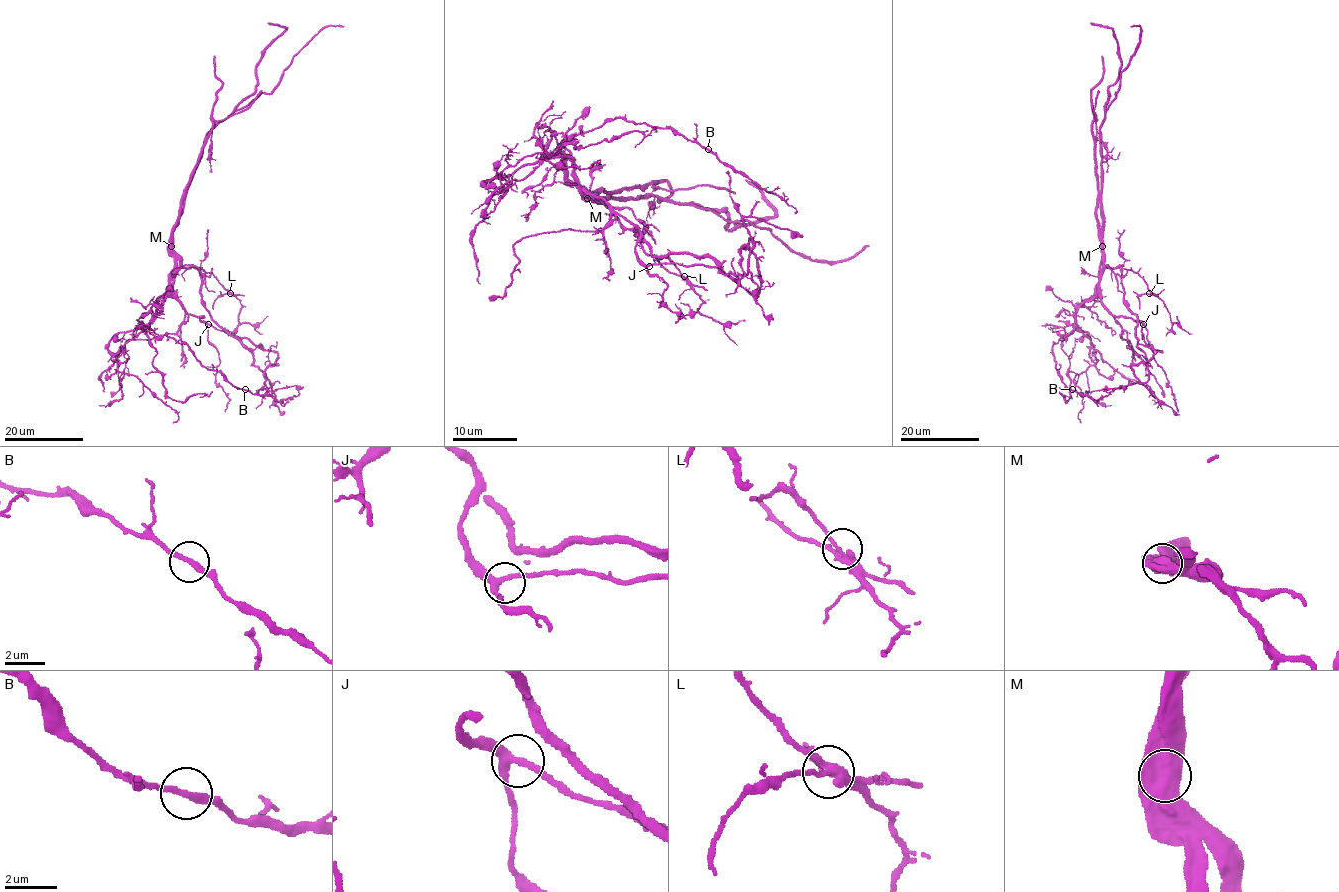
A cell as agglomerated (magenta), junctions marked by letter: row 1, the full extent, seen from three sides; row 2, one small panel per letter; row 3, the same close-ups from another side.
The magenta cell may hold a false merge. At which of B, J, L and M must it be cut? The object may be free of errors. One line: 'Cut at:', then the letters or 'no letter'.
Cut at: M

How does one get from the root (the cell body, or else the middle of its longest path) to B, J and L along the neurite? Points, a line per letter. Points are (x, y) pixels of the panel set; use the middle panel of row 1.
B: (589, 199), (575, 165), (554, 154), (607, 122), (671, 128), (708, 149)
J: (589, 199), (593, 197), (591, 194), (599, 196), (639, 231), (636, 253), (649, 266)
L: (589, 199), (601, 199), (618, 221), (636, 234), (647, 253), (671, 273), (684, 276)

